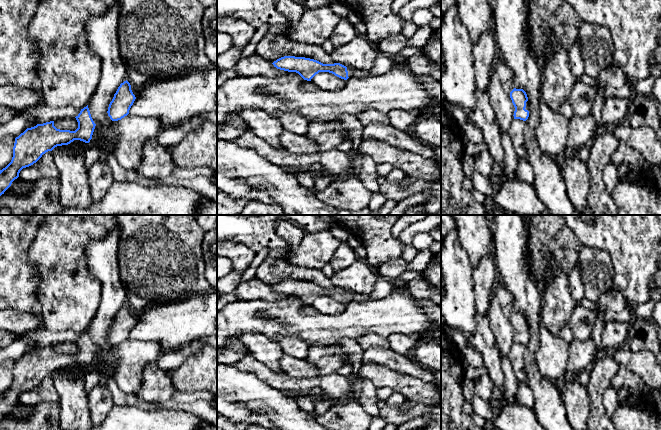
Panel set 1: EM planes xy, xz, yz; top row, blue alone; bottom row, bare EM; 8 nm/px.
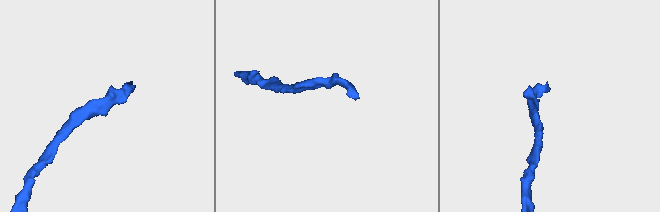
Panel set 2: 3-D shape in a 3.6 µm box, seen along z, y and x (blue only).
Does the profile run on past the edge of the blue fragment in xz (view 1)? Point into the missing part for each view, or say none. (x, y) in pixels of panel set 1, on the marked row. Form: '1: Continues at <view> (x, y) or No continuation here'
1: No continuation here

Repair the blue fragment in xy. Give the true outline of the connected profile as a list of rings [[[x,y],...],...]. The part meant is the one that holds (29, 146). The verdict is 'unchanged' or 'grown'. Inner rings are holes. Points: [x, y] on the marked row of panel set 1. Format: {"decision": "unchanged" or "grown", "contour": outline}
{"decision": "unchanged", "contour": [[[88,105],[81,109],[75,118],[78,122],[75,131],[57,129],[54,121],[50,121],[27,128],[15,138],[12,160],[0,170],[0,196],[19,177],[23,168],[36,163],[46,152],[52,151],[57,146],[68,145],[74,140],[90,142],[96,124]]]}

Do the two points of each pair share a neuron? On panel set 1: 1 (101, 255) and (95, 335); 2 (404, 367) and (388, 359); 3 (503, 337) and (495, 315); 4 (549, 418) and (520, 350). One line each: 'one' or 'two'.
1: one
2: one
3: one
4: two

